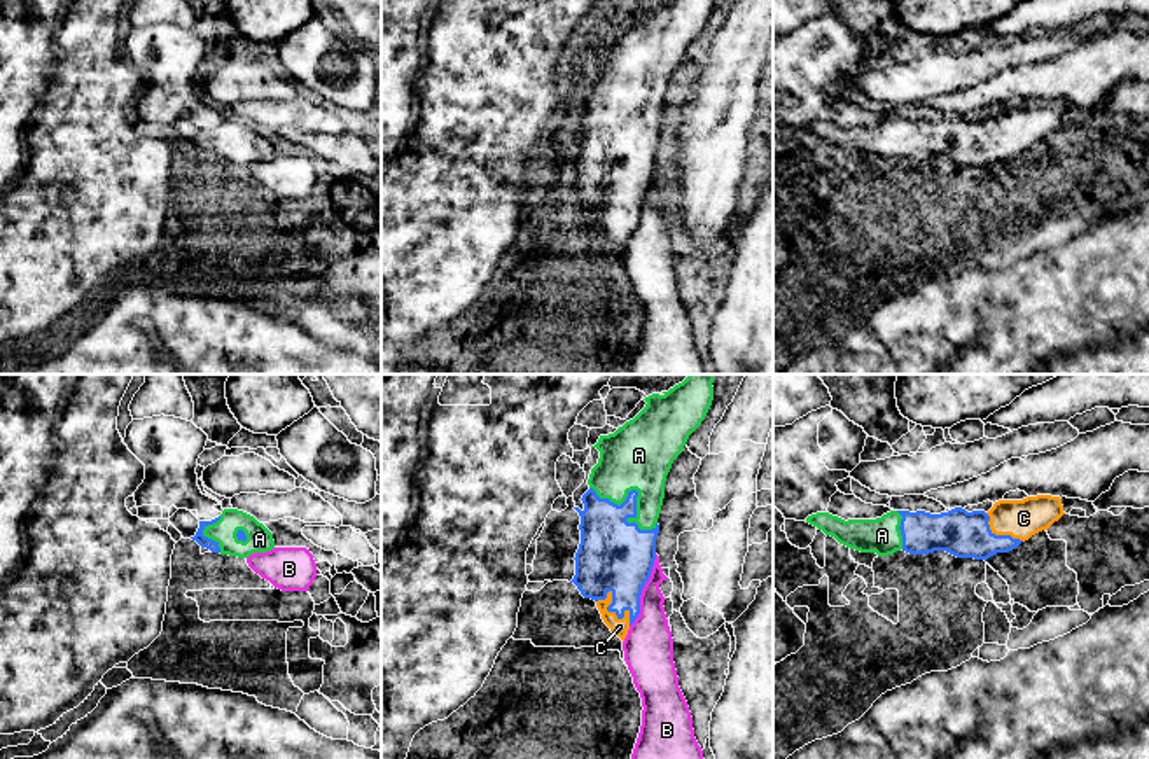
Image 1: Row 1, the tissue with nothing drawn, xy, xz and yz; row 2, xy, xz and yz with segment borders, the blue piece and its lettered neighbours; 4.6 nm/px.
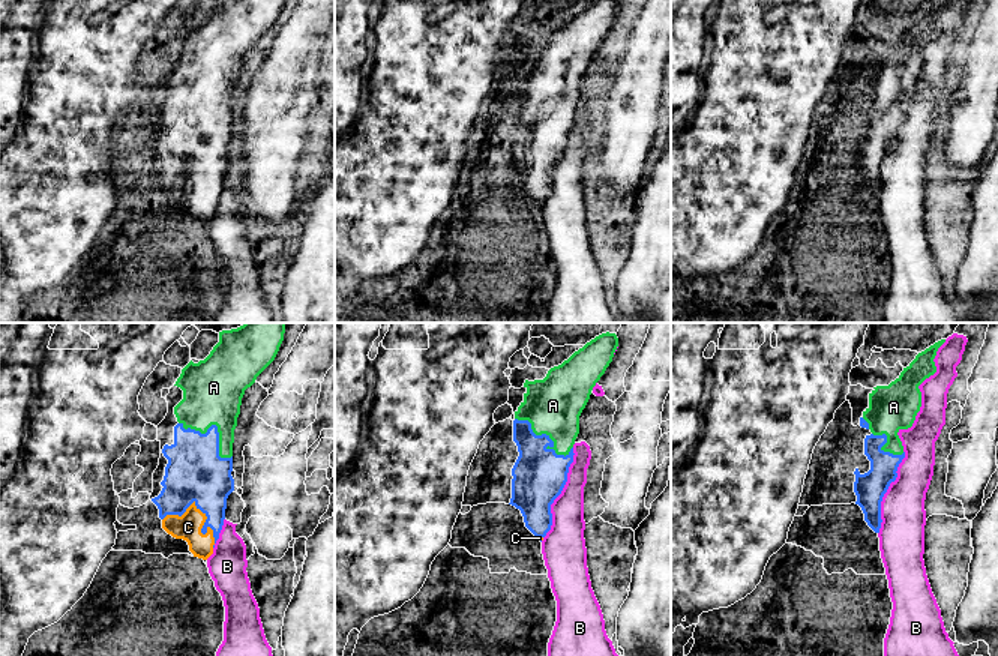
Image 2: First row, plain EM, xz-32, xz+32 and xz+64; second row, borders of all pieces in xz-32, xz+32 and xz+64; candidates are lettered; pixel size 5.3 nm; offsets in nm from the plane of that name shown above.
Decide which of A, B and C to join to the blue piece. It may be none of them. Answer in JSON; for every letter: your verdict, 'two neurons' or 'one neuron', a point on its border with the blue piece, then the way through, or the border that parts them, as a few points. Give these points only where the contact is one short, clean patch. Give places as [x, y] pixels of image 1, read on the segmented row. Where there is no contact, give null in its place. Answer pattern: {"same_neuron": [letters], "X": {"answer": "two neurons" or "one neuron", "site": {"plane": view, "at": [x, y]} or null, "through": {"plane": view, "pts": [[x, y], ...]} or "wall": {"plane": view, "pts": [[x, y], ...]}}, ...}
{"same_neuron": ["A", "C"], "A": {"answer": "one neuron", "site": {"plane": "xz", "at": [637, 494]}, "through": {"plane": "xz", "pts": [[607, 539], [637, 494], [639, 455]]}}, "B": {"answer": "two neurons", "site": {"plane": "xz", "at": [640, 591]}}, "C": {"answer": "one neuron", "site": {"plane": "xz", "at": [609, 611]}, "through": {"plane": "xz", "pts": [[614, 557], [609, 611], [619, 621], [619, 626]]}}}

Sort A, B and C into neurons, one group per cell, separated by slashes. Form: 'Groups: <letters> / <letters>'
Groups: A C / B

